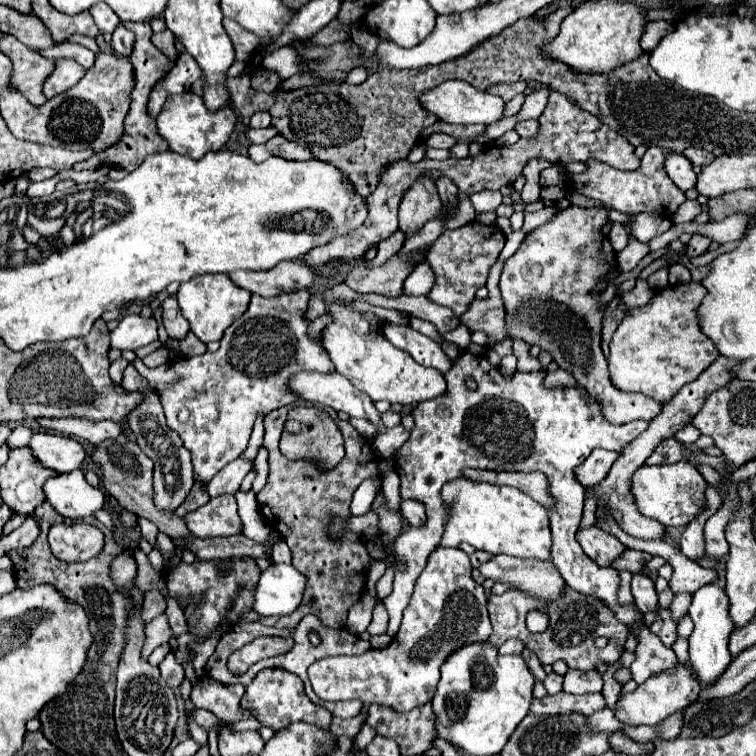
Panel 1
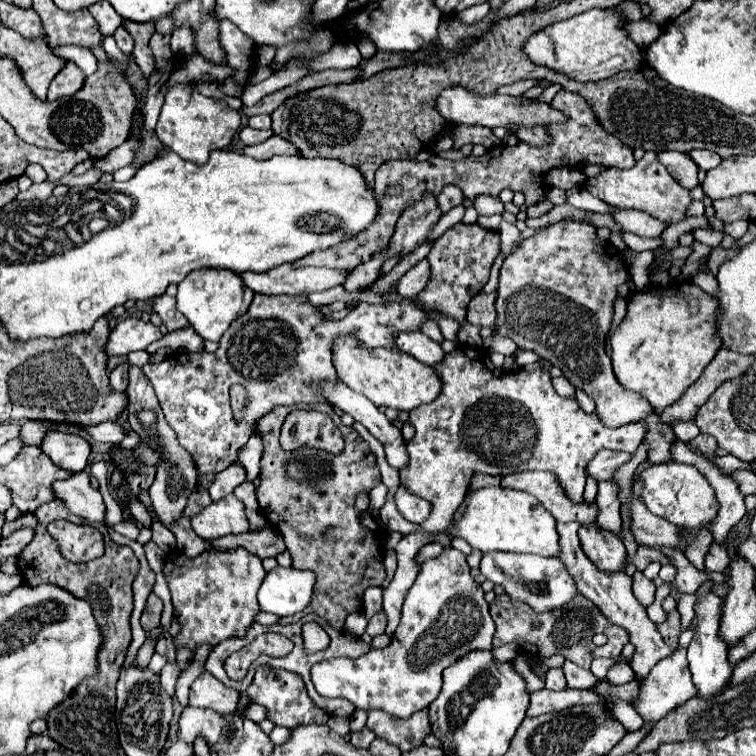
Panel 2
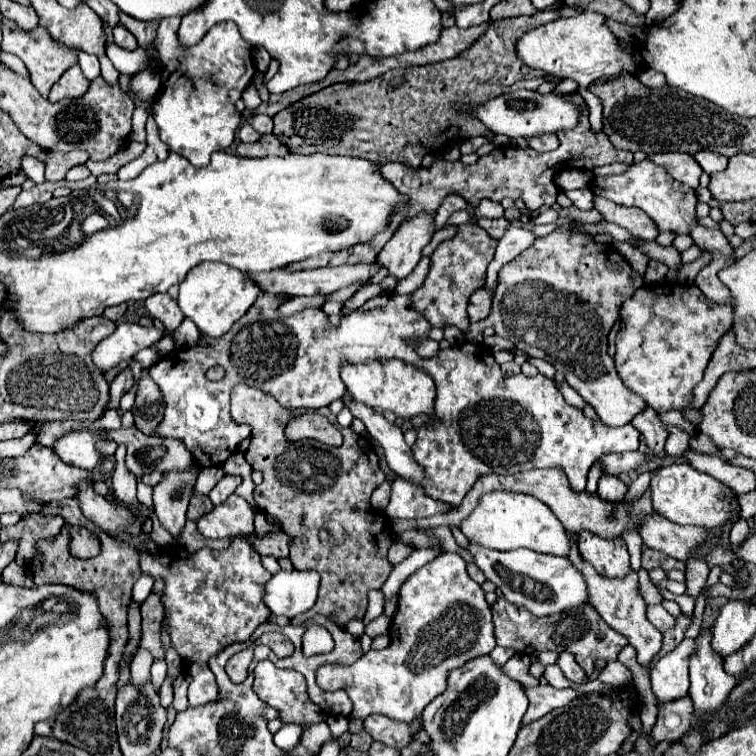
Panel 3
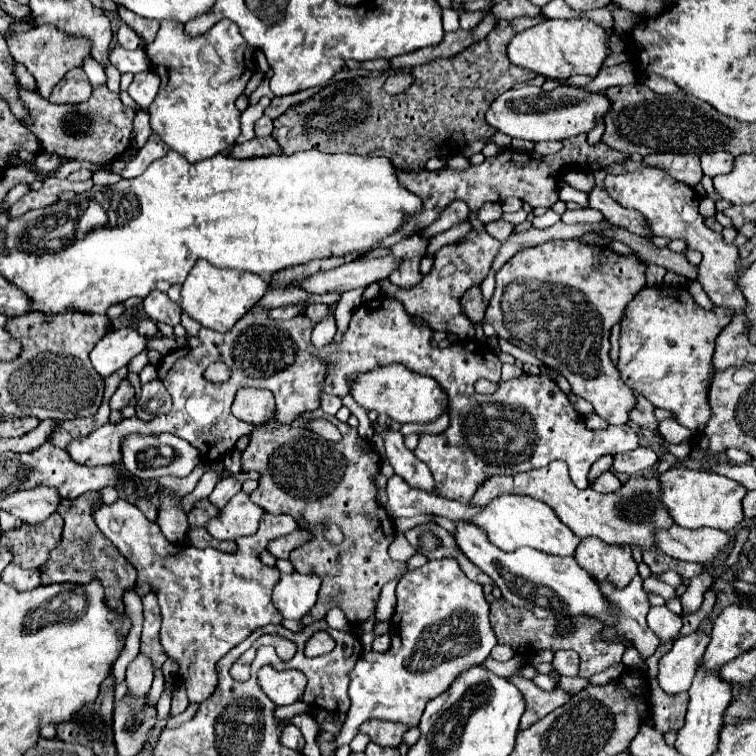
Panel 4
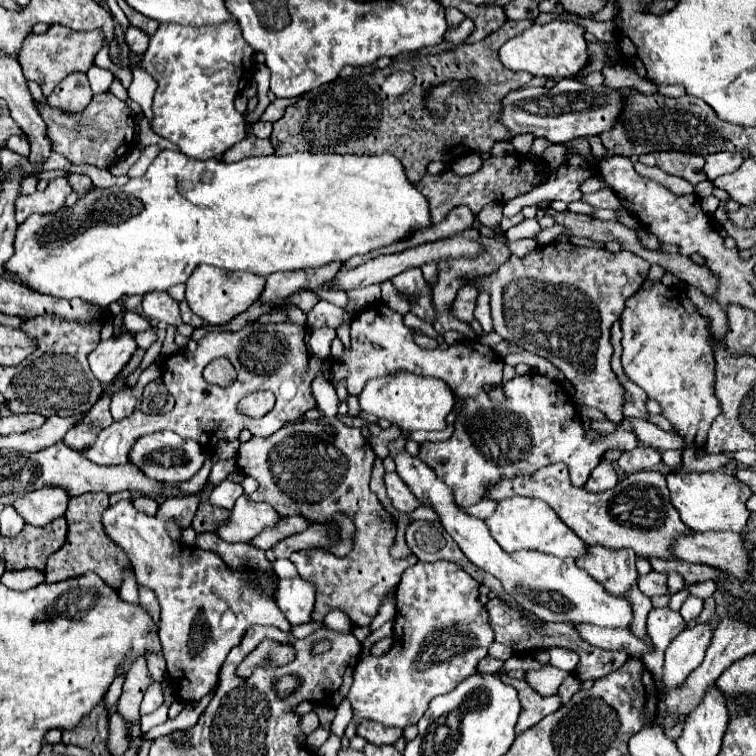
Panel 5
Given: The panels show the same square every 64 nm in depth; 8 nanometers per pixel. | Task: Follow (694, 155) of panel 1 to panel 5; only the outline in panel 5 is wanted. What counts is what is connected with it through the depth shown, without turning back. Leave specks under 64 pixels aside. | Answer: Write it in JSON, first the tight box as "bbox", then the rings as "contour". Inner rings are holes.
{"bbox":[704,152,744,180],"contour":[[[718,152],[718,154],[710,154],[706,156],[706,166],[704,172],[706,176],[710,176],[710,180],[716,180],[722,174],[734,172],[742,166],[744,156],[740,152]]]}

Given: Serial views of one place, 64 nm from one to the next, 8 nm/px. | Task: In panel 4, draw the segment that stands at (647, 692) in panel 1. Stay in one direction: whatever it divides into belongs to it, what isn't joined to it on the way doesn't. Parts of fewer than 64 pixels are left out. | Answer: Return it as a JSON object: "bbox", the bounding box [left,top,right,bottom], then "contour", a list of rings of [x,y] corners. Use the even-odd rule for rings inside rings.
{"bbox":[658,632,710,694],"contour":[[[696,632],[674,640],[672,648],[660,658],[658,666],[658,682],[664,692],[678,694],[690,688],[708,642],[710,636],[706,632]]]}

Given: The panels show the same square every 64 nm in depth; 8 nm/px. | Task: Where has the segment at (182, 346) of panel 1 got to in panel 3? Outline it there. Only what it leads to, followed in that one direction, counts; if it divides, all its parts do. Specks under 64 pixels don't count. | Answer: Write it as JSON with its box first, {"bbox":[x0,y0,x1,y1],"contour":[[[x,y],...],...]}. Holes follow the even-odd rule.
{"bbox":[174,318,200,346],"contour":[[[184,318],[184,322],[178,326],[178,330],[174,334],[176,346],[196,346],[198,338],[200,338],[200,330],[196,328],[196,324],[192,324],[192,320]]]}

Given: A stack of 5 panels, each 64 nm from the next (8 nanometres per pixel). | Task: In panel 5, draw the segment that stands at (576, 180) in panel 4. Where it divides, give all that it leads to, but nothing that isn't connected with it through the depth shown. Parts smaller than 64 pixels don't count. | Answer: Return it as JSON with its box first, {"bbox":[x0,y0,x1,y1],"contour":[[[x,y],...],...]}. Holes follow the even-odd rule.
{"bbox":[580,176,608,192],"contour":[[[598,176],[586,180],[586,182],[580,186],[582,192],[598,192],[598,190],[602,190],[602,188],[608,188],[608,184],[606,184],[606,180],[602,180],[602,178],[598,178]]]}

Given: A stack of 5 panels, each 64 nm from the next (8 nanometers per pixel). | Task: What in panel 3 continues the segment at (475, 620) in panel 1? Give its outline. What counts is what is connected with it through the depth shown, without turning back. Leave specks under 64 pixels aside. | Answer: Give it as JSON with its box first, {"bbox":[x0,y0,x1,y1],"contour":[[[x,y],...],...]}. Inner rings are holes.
{"bbox":[318,554,494,722],"contour":[[[458,554],[450,556],[436,556],[432,562],[416,570],[408,580],[400,586],[398,594],[398,608],[392,616],[390,624],[390,646],[384,650],[370,650],[360,660],[356,660],[352,666],[340,666],[340,664],[326,664],[318,672],[318,684],[324,690],[336,690],[344,688],[350,696],[354,708],[348,720],[364,720],[370,714],[382,714],[392,720],[400,722],[414,722],[420,712],[426,708],[428,702],[432,702],[444,688],[448,686],[448,674],[466,662],[486,656],[494,650],[494,626],[492,626],[492,614],[490,606],[484,598],[484,590],[480,584],[468,578],[464,570],[464,560]]]}

